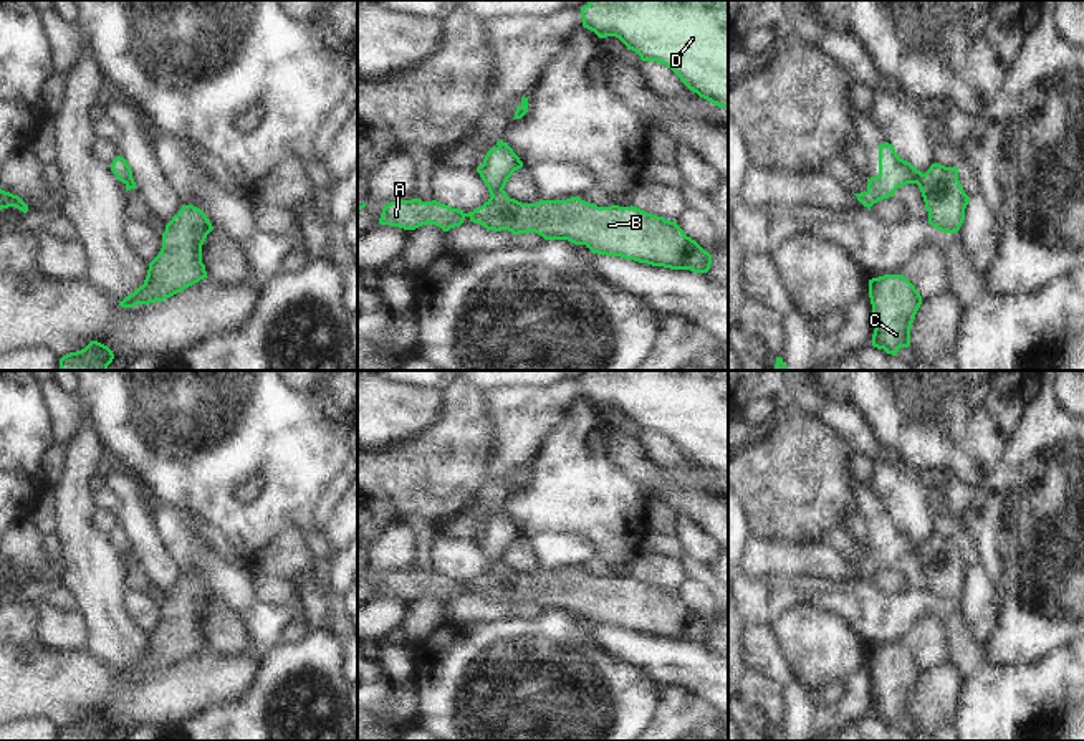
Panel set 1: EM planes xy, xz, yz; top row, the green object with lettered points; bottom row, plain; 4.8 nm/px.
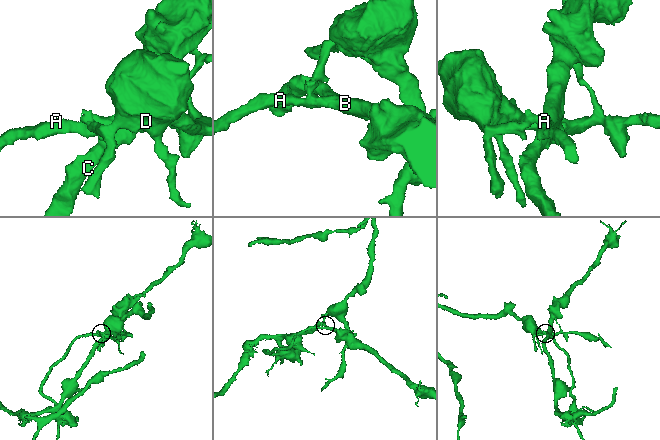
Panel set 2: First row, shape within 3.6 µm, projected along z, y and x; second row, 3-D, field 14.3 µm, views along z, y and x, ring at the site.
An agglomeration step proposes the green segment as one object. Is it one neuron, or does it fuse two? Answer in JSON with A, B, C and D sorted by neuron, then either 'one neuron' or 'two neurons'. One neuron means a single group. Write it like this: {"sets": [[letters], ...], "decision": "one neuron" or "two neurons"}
{"sets": [["A", "B", "C"], ["D"]], "decision": "two neurons"}

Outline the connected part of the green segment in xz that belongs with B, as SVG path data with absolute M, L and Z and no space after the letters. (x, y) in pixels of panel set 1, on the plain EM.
M500 561L468 584L437 571L396 571L384 576L379 594L404 600L430 594L448 602L467 587L487 600L508 600L513 605L535 602L544 610L568 610L597 625L652 637L707 643L712 635L712 625L687 607L677 592L632 576L597 577L579 567L521 574Z

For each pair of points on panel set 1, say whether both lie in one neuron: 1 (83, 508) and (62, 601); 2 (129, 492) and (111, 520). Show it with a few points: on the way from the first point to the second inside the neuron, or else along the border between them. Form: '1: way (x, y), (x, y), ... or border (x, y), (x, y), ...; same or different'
1: border (65, 584), (80, 606); different
2: border (116, 511), (119, 525); different

